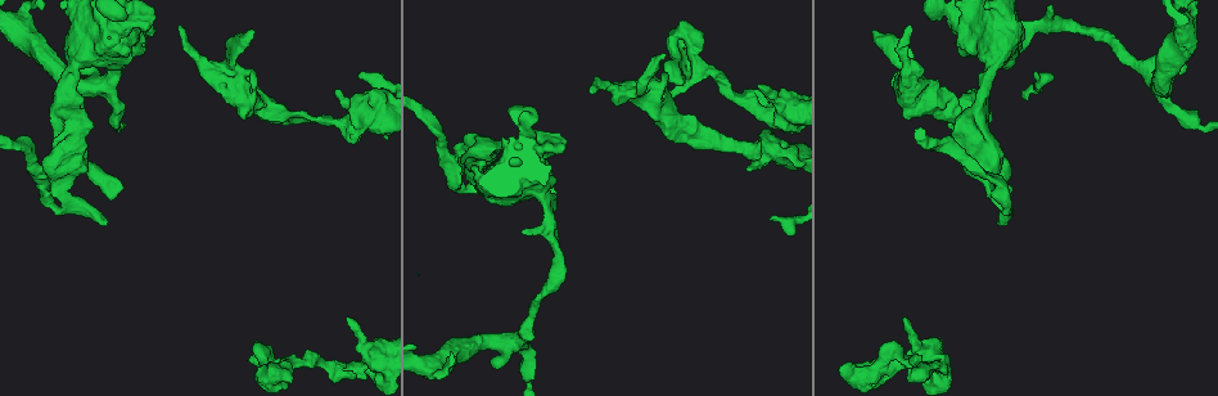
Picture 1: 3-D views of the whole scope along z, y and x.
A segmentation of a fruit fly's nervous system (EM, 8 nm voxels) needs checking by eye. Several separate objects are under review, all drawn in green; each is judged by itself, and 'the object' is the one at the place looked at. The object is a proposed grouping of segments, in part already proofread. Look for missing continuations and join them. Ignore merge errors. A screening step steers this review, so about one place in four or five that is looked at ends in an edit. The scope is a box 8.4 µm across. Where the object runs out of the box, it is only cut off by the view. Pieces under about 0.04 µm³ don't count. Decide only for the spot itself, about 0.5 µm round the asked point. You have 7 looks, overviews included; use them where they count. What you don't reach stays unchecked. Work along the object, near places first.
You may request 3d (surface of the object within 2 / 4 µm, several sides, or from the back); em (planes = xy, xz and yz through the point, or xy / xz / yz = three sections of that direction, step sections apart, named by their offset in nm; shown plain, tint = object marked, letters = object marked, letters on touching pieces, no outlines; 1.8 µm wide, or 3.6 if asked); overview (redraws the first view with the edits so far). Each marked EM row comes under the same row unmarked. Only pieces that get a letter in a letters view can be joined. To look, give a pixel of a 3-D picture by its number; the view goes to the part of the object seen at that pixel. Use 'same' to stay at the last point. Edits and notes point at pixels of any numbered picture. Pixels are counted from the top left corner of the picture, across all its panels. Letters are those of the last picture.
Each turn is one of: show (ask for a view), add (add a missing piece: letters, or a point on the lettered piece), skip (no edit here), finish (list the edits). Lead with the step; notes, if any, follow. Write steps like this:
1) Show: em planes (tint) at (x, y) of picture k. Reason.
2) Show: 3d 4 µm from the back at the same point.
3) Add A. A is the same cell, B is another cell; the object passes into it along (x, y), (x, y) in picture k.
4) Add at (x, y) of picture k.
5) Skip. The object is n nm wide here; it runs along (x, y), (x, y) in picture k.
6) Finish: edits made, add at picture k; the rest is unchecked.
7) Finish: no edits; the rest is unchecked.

Show: em planes (letters) at (914, 362) of picture 1. An open end.

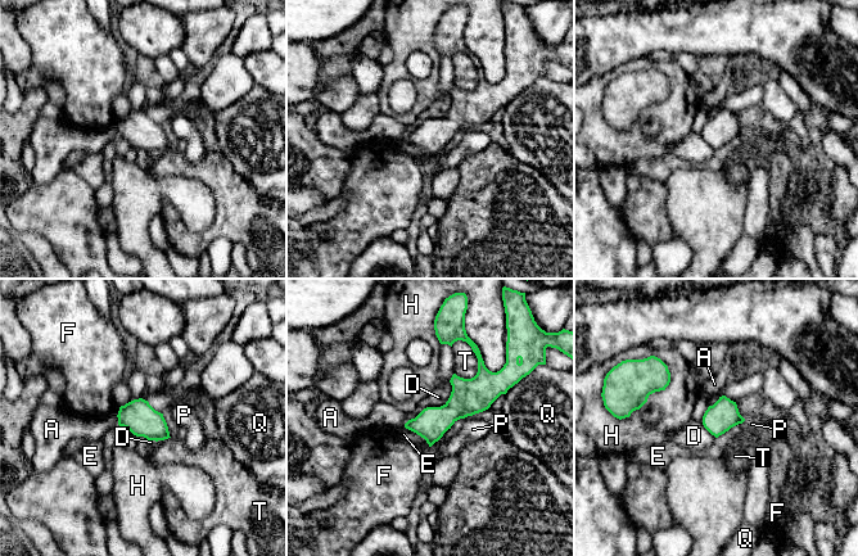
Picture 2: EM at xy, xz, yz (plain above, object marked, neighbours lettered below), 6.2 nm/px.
Skip. A, D, E, F, H, P, Q and T are other cells; a border runs along (403, 426), (419, 434), (429, 447) in picture 2; no lettered piece goes on from it.

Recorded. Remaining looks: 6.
Show: 3d 4 µm at (539, 186) of picture 1. Sudden change in width.

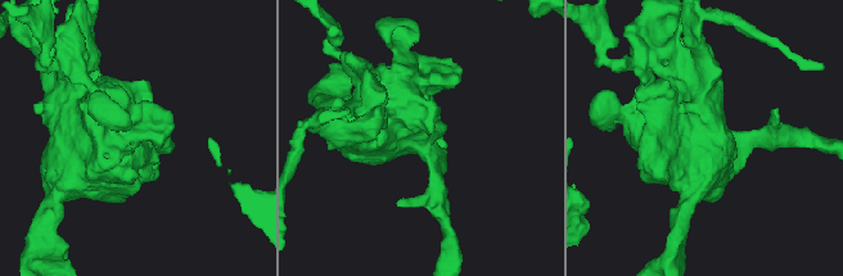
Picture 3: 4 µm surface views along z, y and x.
Show: em 3.6 µm planes (tint) at (417, 135) of picture 3. Shape alone is not enough.

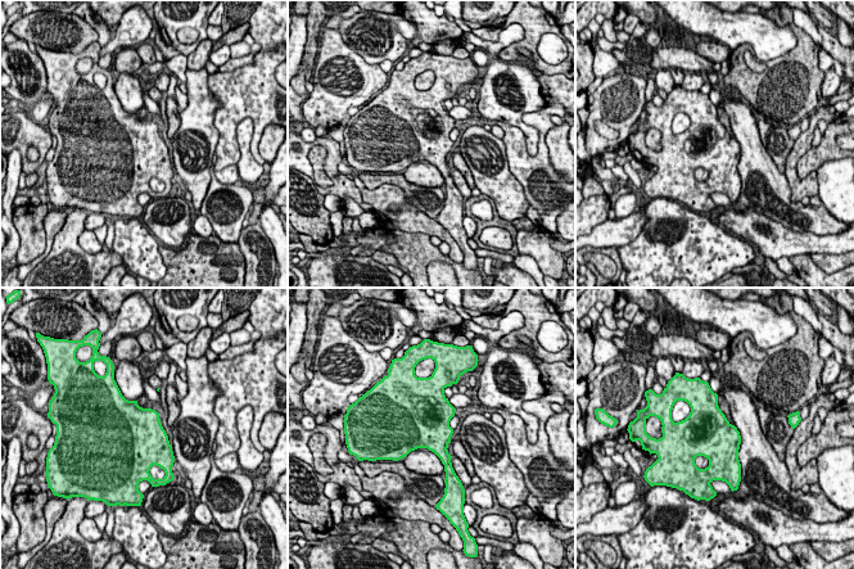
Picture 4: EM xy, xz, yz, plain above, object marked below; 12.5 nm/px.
Show: em 3.6 µm planes (letters) at the same point.

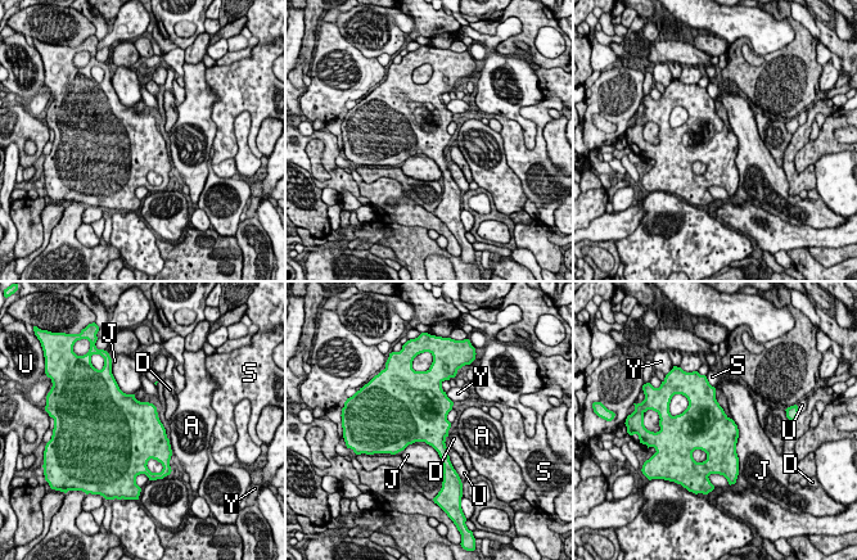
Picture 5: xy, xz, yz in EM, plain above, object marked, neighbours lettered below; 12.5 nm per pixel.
Skip. A, D, J, S, U and Y are other cells; none of them fits.

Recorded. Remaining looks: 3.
Show: 3d 2 µm at (909, 79) of picture 1. Sudden change in width.

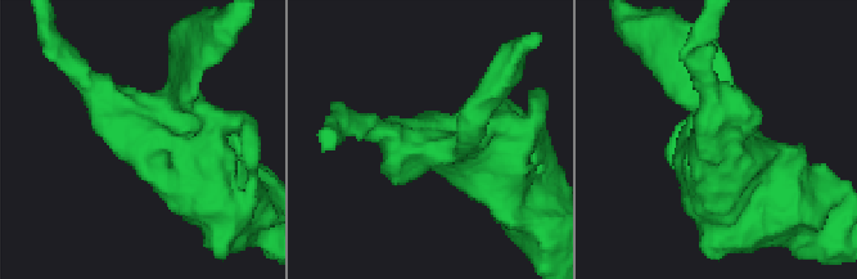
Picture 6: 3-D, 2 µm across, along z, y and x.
Show: em xz step 4 (tint) at (717, 137) of picture 6.

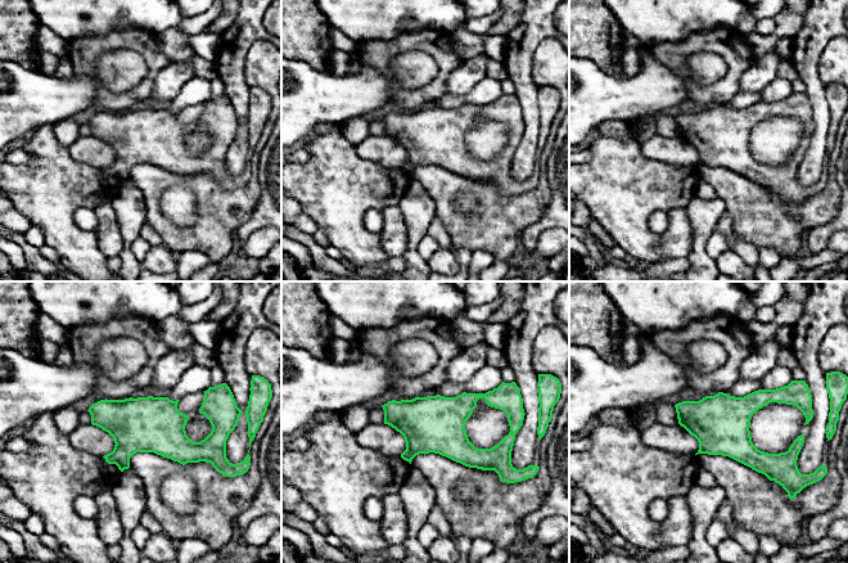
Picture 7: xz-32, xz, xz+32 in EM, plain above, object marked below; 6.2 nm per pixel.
Show: em planes (letters) at the same point. Cut it another way.

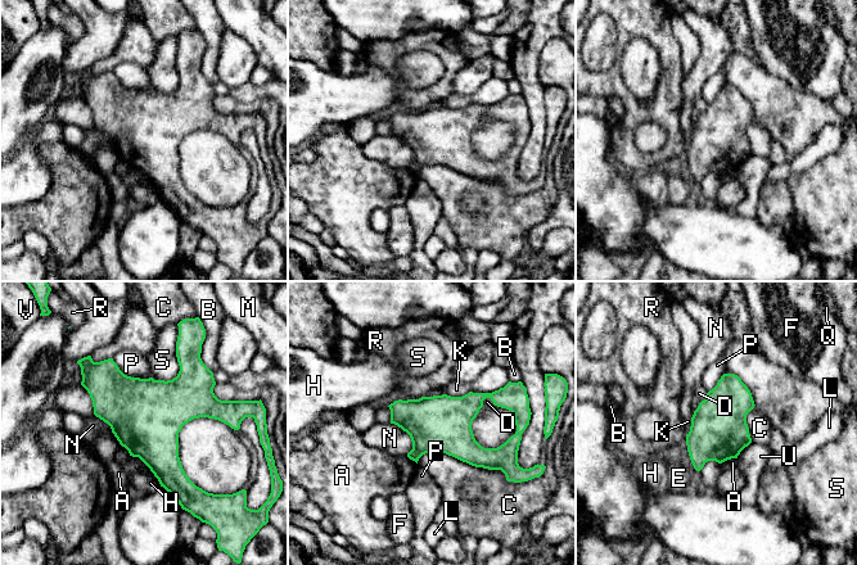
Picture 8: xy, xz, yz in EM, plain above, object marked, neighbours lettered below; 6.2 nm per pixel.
Skip. The longest contact is with C, 550 nm; A, B, C, D, E, F, H, K, L, M, N, P, Q, R, S, U and V are other cells; a border runs along (391, 423), (409, 435), (407, 453) in picture 8; no lettered piece goes on from it.

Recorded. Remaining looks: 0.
Finish: no edits; the rest is unchecked.

